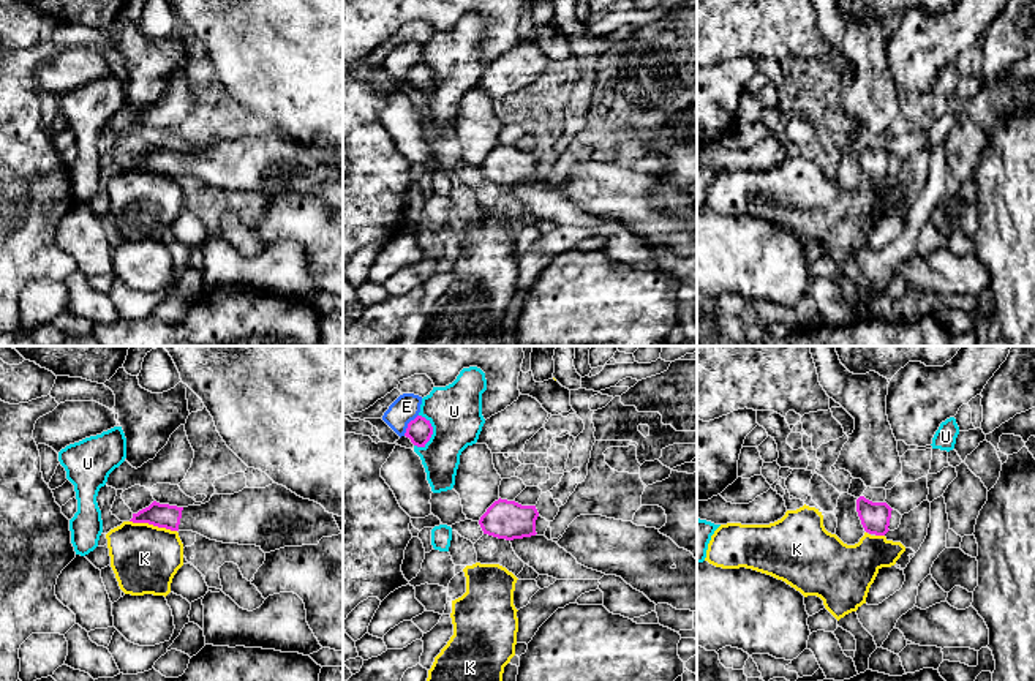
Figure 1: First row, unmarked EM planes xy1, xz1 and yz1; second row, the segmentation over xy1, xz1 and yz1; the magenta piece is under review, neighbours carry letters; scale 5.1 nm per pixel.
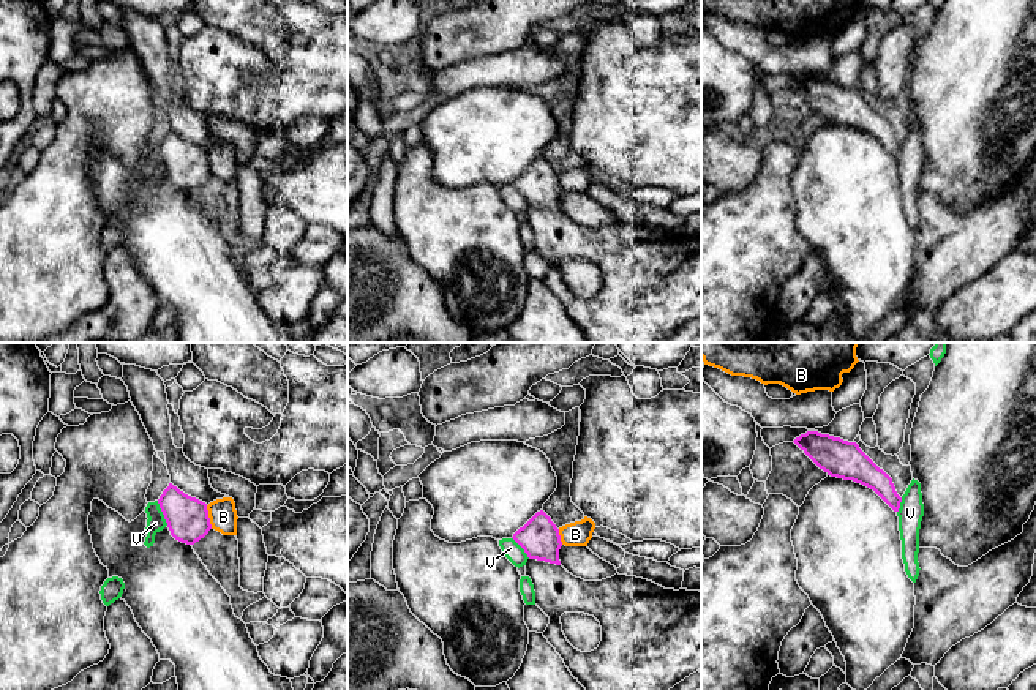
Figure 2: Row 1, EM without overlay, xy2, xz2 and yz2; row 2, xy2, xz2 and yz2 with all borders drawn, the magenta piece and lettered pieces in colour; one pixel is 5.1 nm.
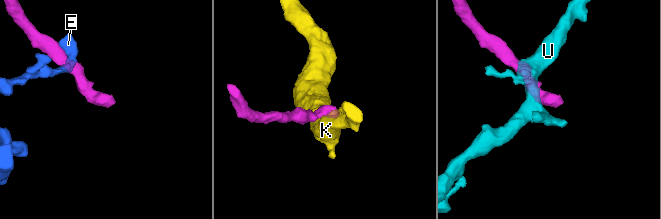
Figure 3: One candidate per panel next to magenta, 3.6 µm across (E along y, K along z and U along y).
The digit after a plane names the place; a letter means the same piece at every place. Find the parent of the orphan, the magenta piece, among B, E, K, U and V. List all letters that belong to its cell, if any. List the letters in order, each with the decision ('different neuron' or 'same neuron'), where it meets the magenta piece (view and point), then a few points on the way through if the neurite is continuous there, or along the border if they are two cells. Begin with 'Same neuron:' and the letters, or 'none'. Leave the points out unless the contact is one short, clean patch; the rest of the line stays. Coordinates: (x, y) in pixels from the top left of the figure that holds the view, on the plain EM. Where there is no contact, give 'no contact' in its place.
Same neuron: none
B: different neuron | xy2 (207, 163)
E: different neuron | xz1 (408, 71)
K: different neuron | xy1 (154, 171) | along xy1 (130, 166), (176, 177)
U: different neuron | xz1 (432, 76) | along xz1 (419, 60), (432, 73), (432, 82), (424, 94)
V: different neuron | xy2 (163, 160) | along xy2 (157, 147), (168, 171)

